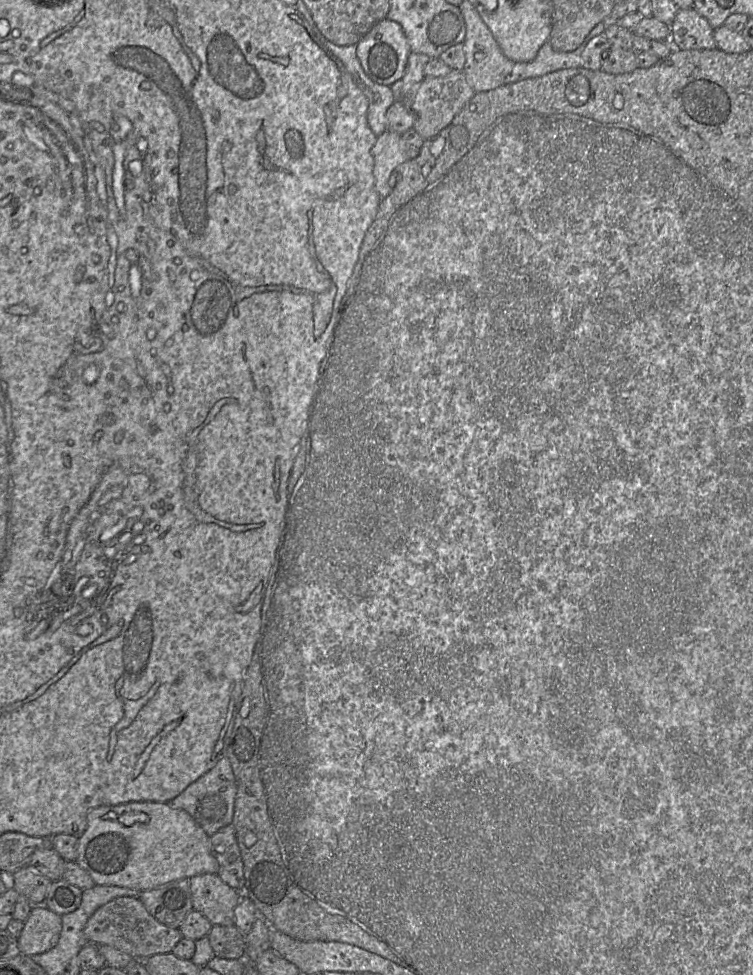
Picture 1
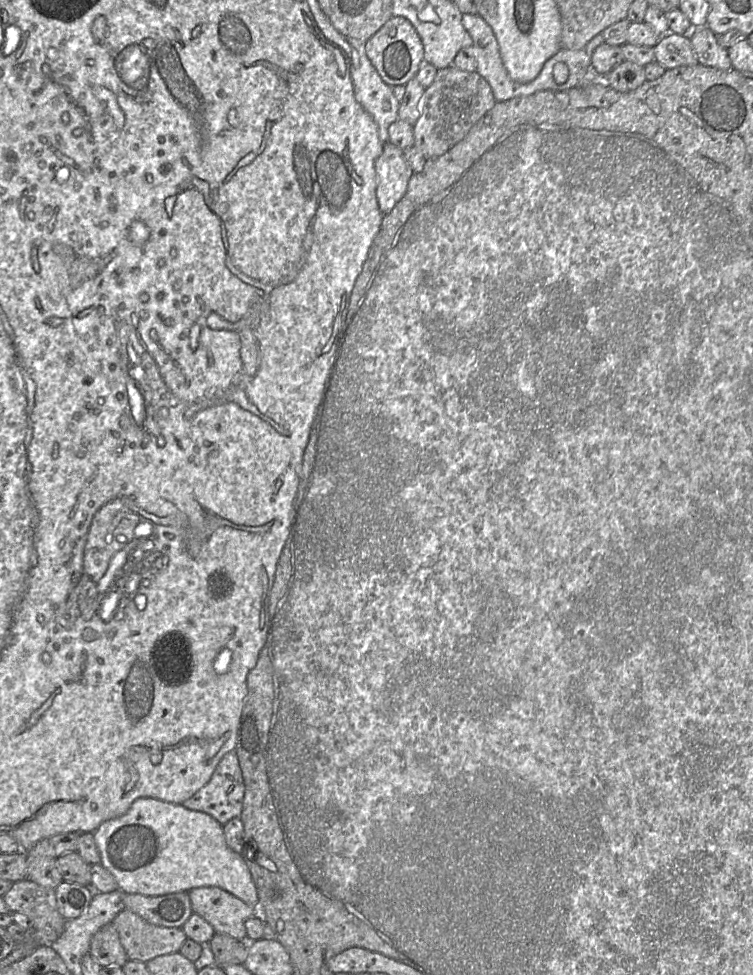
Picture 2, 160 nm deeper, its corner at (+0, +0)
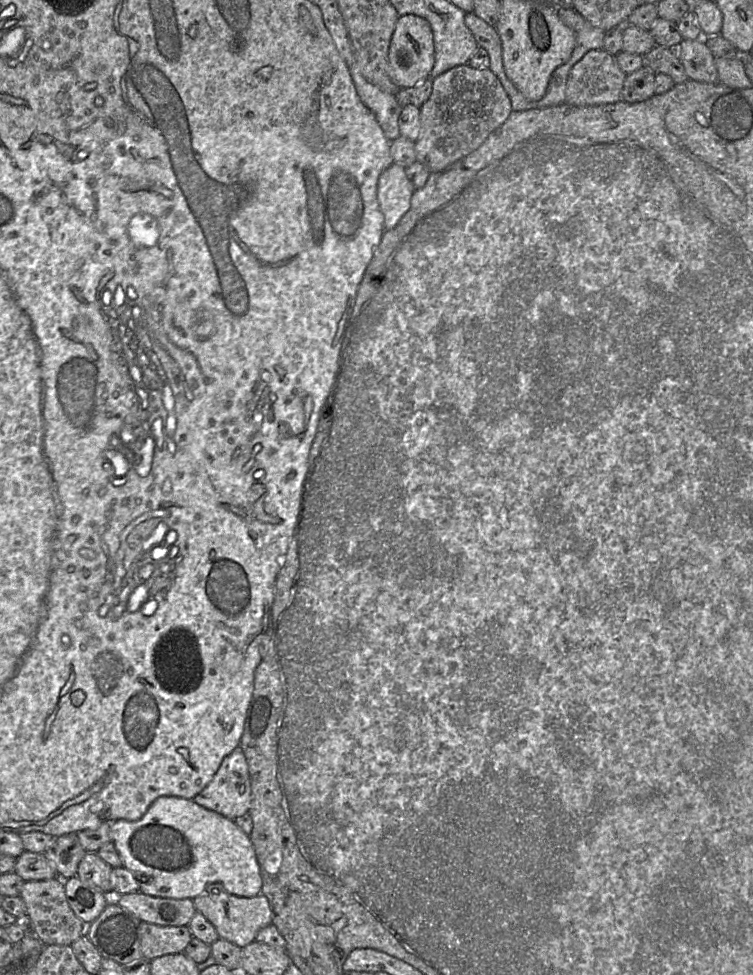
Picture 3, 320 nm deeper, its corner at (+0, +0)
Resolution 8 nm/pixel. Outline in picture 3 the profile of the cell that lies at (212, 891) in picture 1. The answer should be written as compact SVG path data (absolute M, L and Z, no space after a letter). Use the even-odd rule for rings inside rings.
M207 888L193 899L195 908L215 927L219 938L230 941L240 947L256 941L260 929L272 924L273 911L267 897L259 894L254 897L232 895L221 888Z

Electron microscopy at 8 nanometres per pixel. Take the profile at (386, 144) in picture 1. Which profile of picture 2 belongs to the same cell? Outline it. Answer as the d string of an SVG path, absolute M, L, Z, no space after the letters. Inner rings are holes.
M386 142L381 155L375 160L376 197L380 211L389 213L404 196L413 171L403 151Z

